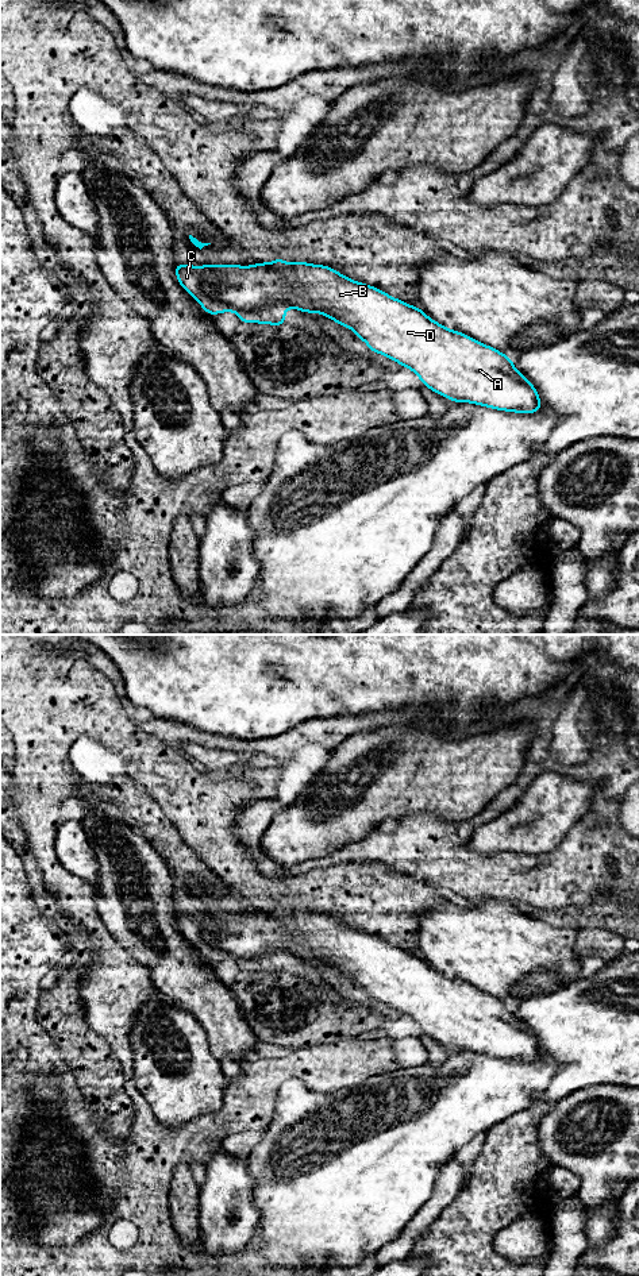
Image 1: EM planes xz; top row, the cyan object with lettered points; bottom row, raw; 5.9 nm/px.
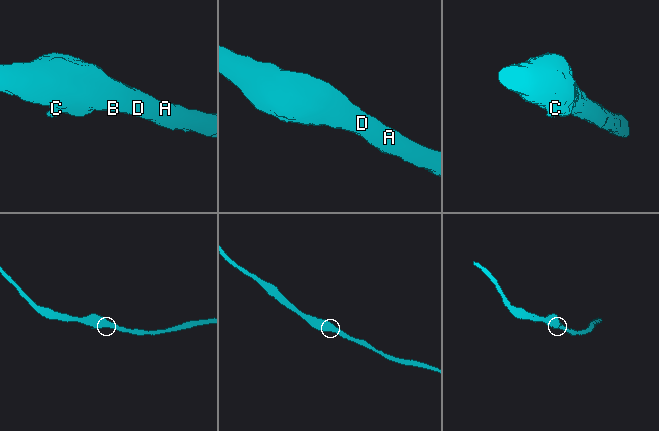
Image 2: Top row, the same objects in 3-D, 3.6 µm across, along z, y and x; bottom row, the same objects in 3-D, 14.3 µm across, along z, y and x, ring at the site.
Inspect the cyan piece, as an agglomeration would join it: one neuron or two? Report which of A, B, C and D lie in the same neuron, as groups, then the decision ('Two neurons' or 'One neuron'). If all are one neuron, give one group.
Groups: A B D / C. Two neurons

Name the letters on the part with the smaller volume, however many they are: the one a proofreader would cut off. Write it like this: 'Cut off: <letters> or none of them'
Cut off: C

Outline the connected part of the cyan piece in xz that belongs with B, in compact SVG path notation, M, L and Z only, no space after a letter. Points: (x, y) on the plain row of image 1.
M278 905L270 911L212 911L204 915L218 930L203 929L200 934L215 948L236 957L286 952L304 961L320 961L351 976L372 1001L382 1002L401 1015L411 1017L424 1034L450 1049L516 1061L536 1061L542 1057L538 1038L516 1018L509 1005L463 980L446 976L419 955L408 953L376 934L350 928L332 915L308 910L289 911Z

